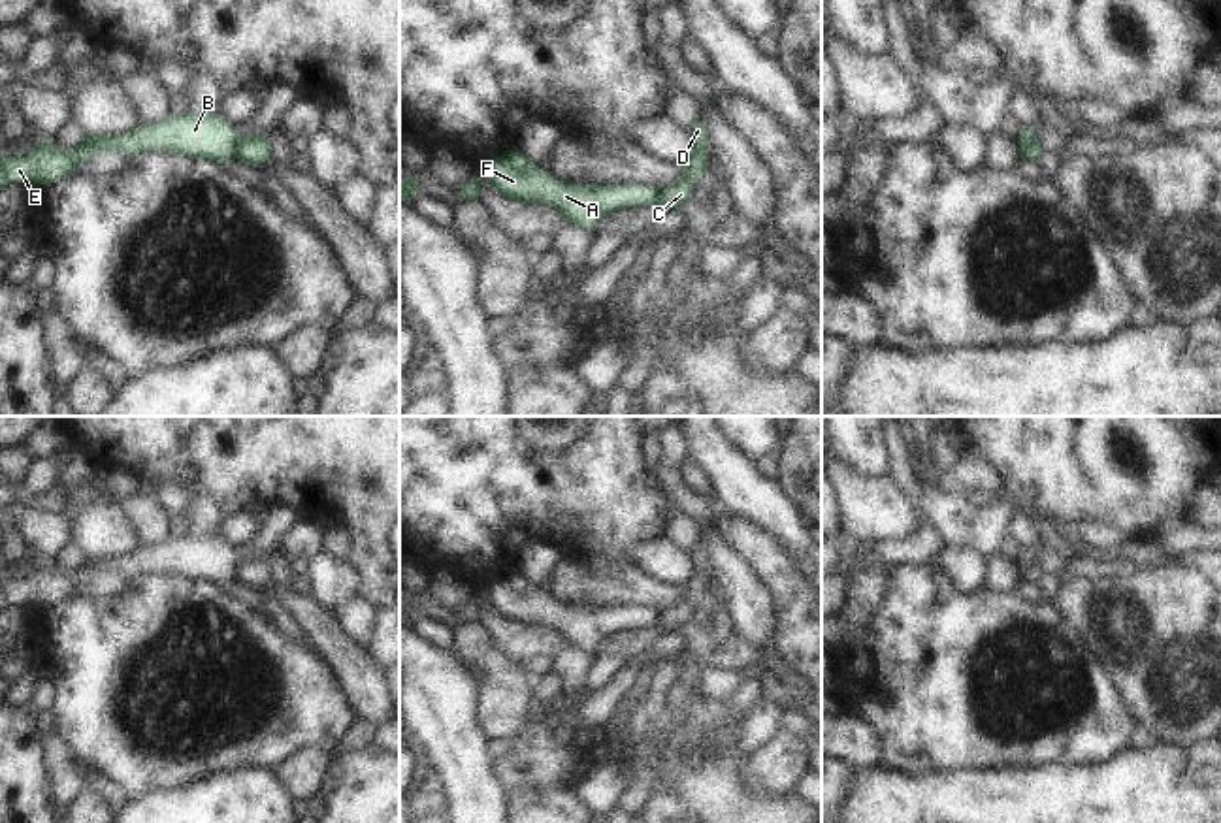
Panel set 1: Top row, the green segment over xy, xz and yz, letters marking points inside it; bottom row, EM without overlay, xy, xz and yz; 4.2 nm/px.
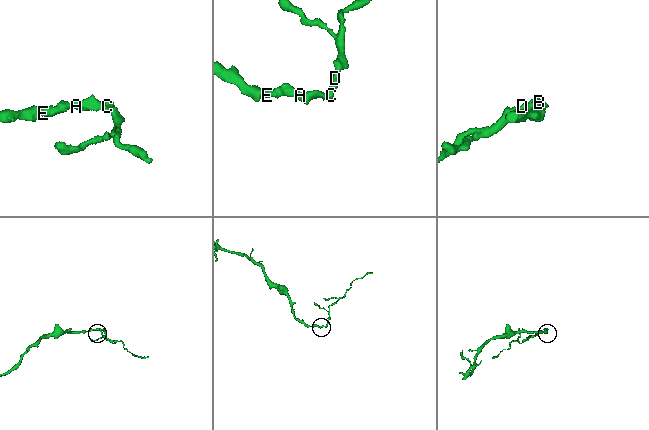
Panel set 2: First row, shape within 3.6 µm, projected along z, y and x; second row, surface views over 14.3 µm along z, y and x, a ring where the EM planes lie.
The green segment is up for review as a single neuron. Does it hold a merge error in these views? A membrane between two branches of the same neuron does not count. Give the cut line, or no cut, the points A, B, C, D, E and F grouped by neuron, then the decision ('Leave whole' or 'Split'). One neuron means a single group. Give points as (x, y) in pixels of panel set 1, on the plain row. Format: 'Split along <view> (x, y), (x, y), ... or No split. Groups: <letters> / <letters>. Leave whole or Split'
Split along xy (242, 560), (234, 579). Groups: A B E F / C D. Split

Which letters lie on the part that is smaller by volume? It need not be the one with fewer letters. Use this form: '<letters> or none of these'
C, D

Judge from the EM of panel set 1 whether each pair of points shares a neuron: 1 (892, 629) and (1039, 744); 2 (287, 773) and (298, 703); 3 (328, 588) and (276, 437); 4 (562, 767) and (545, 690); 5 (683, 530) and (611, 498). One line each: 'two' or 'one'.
1: one
2: two
3: two
4: one
5: two

